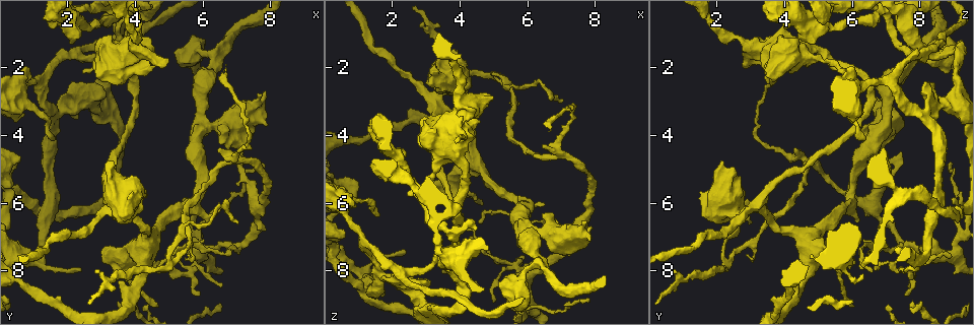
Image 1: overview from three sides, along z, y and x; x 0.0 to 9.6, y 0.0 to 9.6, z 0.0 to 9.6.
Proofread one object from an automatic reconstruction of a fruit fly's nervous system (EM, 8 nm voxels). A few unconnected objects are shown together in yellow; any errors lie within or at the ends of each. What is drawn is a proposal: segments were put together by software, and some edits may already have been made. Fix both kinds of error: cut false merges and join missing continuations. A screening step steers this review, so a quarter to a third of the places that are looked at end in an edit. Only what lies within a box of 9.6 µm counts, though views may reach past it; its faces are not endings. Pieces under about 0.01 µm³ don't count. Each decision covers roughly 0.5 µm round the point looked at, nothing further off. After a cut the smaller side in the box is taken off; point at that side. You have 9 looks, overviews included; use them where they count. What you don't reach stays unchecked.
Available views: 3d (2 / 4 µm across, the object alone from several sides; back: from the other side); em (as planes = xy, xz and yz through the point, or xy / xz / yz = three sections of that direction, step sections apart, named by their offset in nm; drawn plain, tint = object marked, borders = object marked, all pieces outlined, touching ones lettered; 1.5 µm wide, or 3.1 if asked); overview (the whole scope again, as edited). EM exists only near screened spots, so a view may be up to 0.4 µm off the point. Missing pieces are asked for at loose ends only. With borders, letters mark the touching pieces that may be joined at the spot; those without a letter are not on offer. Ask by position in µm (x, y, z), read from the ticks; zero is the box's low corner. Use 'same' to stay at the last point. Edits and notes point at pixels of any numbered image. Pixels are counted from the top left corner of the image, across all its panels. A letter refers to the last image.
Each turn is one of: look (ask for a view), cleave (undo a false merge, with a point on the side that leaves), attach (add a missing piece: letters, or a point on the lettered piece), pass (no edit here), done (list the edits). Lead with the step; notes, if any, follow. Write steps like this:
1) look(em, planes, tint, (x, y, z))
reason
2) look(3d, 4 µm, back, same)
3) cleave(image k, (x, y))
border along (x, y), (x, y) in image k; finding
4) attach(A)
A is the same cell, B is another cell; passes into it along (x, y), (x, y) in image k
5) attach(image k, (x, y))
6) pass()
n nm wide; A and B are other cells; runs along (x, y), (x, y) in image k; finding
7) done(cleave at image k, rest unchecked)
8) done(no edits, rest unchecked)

look(3d, 4 µm, back, (5.45, 5.85, 9.00))
thin end

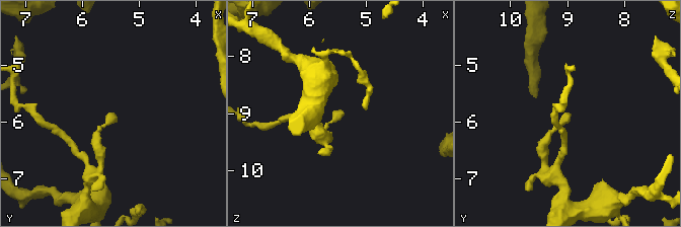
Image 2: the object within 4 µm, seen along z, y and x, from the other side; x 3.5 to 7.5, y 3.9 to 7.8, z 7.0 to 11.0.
look(em, planes, borders, (5.55, 5.85, 9.05))

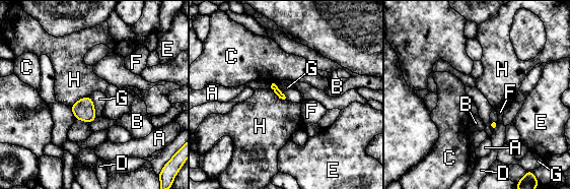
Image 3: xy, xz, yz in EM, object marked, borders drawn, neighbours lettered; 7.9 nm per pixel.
pass()
A, B, C, D, E, F, G and H are other cells; none of them fits

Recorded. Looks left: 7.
look(em, planes, borders, (6.65, 2.20, 3.75))
an open end

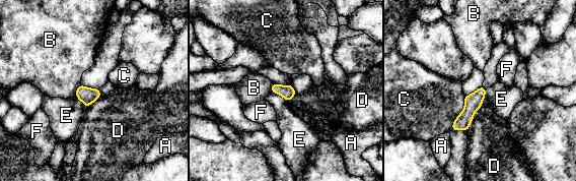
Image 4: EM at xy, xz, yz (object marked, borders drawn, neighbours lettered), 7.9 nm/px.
pass()
C touches over 300 nm; A, B, C, D, E and F are other cells; runs along (483, 89), (466, 115), (454, 127) in image 4; no lettered piece goes on from it

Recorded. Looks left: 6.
look(3d, 4 µm, (1.55, 4.10, 6.35))
tapers out

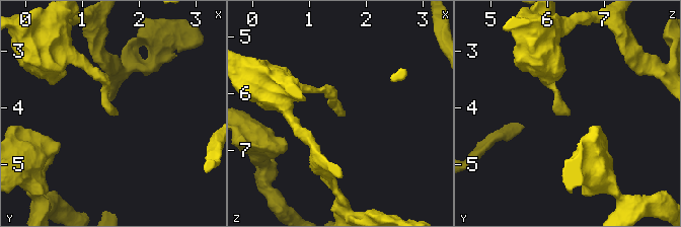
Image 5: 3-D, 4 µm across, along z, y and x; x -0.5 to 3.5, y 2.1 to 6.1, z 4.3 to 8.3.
look(em, planes, borders, (1.60, 4.15, 6.40))
now the EM

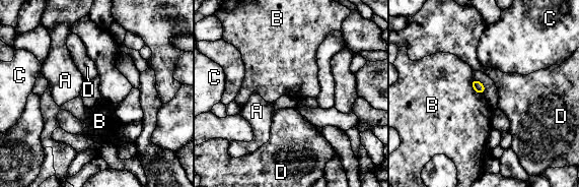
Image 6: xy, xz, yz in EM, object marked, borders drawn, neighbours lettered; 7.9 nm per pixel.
pass()
A, B, C and D are other cells; no lettered piece goes on from it

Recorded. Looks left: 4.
look(em, planes, borders, (3.30, 6.15, 3.05))
four or more arms meet

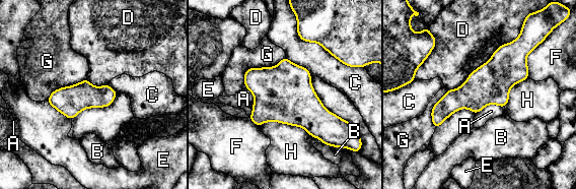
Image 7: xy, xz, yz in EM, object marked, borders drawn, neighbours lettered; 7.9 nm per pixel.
pass()
220 nm wide; A, B, C, D, E, F, G and H are other cells; runs along (514, 45), (435, 122) in image 7; all the same neuron

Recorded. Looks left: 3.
done(no edits, rest unchecked)

